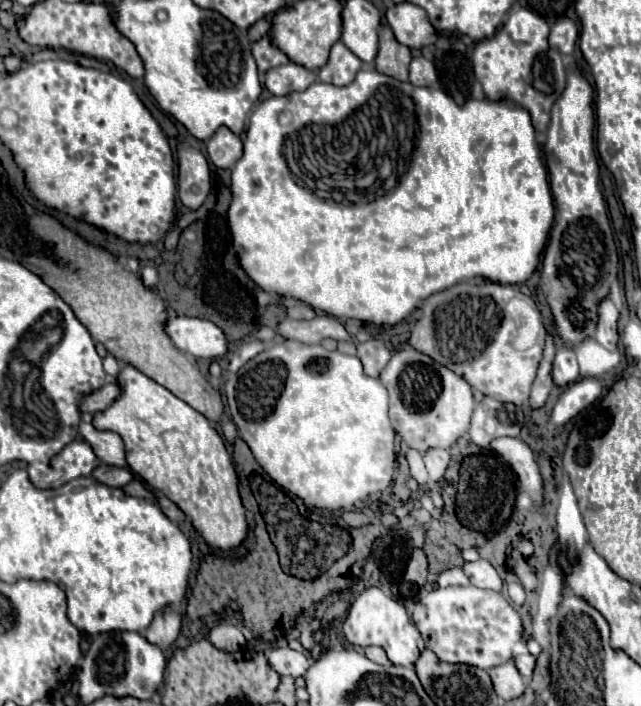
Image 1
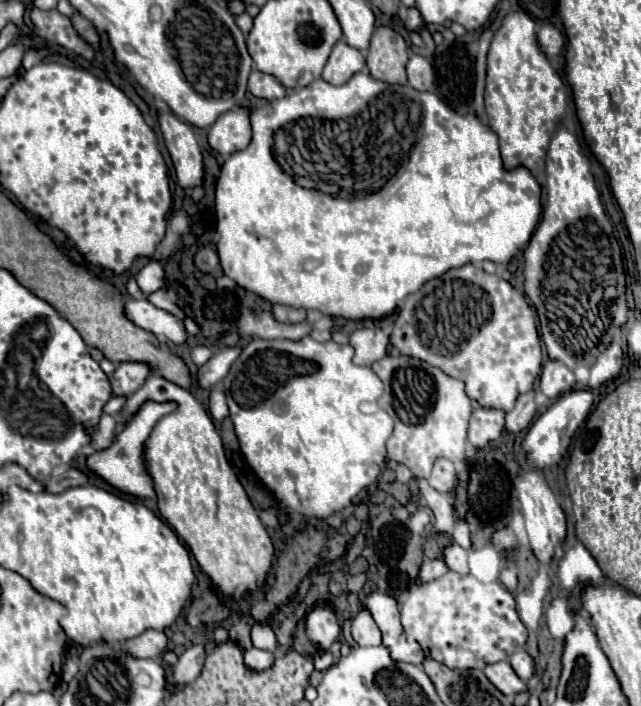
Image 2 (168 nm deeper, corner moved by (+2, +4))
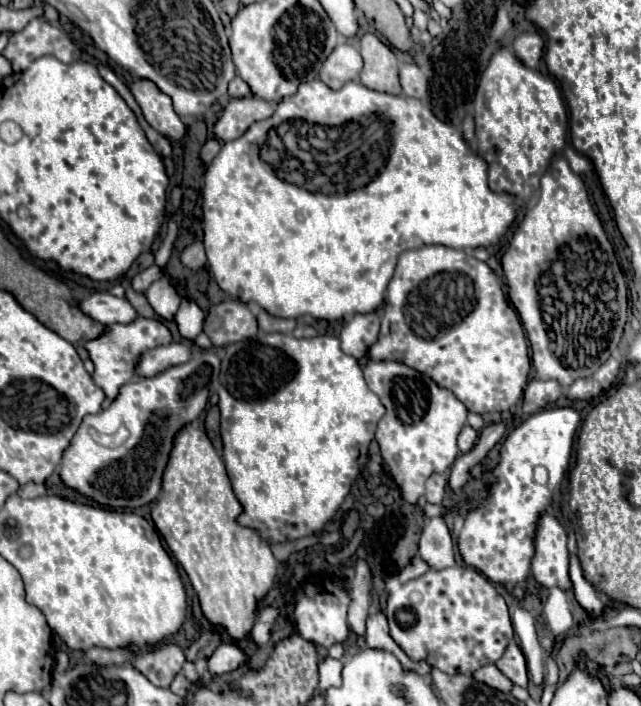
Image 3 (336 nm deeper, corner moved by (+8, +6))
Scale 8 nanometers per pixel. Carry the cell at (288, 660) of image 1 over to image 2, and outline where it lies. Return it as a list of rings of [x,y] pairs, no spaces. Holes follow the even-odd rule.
[[[249,648],[249,650],[243,650],[243,662],[249,670],[259,672],[259,670],[267,670],[273,664],[273,656],[265,650]]]

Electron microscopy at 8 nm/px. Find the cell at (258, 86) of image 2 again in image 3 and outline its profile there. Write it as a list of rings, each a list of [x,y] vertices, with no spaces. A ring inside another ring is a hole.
[[[235,76],[235,78],[229,82],[229,96],[233,96],[233,98],[243,98],[243,96],[249,96],[249,94],[253,94],[253,92],[249,90],[249,84],[247,84],[241,76]]]

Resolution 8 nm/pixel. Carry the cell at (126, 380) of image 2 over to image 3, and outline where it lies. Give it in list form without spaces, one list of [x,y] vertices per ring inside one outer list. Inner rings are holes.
[[[167,344],[167,346],[157,346],[153,350],[145,350],[137,364],[135,372],[143,378],[153,378],[153,374],[159,374],[161,370],[167,370],[169,366],[177,366],[181,362],[187,362],[191,358],[191,348],[187,344]]]

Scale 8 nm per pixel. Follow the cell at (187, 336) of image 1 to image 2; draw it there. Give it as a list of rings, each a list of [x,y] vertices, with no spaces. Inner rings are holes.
[[[127,298],[123,304],[125,316],[139,328],[153,332],[155,336],[165,336],[175,344],[183,344],[187,340],[187,332],[183,326],[183,318],[171,316],[169,312],[155,308],[147,300],[133,300]]]

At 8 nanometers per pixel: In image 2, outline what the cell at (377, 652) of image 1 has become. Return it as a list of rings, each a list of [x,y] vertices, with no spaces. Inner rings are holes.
[[[361,606],[357,616],[353,618],[351,632],[359,646],[379,646],[381,644],[381,632],[379,632],[371,612],[365,606]]]

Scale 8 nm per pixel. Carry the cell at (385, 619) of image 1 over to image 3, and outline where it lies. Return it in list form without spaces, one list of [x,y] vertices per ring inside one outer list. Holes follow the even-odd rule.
[[[381,610],[375,612],[375,614],[371,614],[371,616],[367,618],[367,634],[365,634],[365,638],[367,638],[369,648],[383,648],[383,650],[391,652],[391,654],[405,666],[405,670],[415,670],[415,672],[421,674],[421,676],[427,676],[427,674],[429,674],[429,668],[431,668],[431,666],[429,666],[427,662],[415,662],[415,660],[411,660],[411,658],[393,642],[391,634],[389,634],[387,618],[385,618],[385,614],[383,614]]]

